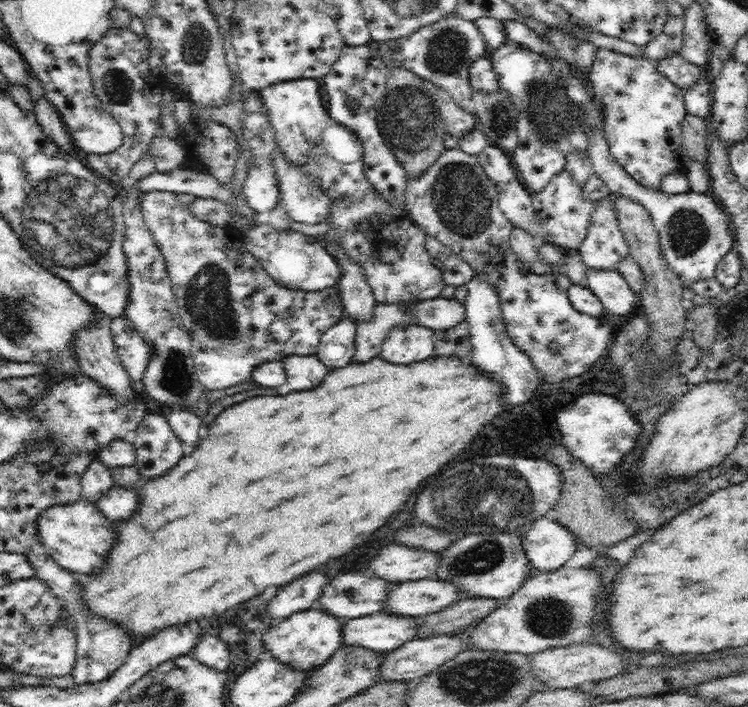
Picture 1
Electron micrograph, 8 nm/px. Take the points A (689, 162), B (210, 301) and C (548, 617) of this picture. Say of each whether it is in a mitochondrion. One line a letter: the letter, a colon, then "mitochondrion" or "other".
A: other
B: mitochondrion
C: mitochondrion

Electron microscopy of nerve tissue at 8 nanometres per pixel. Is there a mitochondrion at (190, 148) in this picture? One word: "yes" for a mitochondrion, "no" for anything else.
no

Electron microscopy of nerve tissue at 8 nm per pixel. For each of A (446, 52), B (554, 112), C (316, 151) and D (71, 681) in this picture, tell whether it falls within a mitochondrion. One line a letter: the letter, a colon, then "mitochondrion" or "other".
A: mitochondrion
B: mitochondrion
C: mitochondrion
D: other

